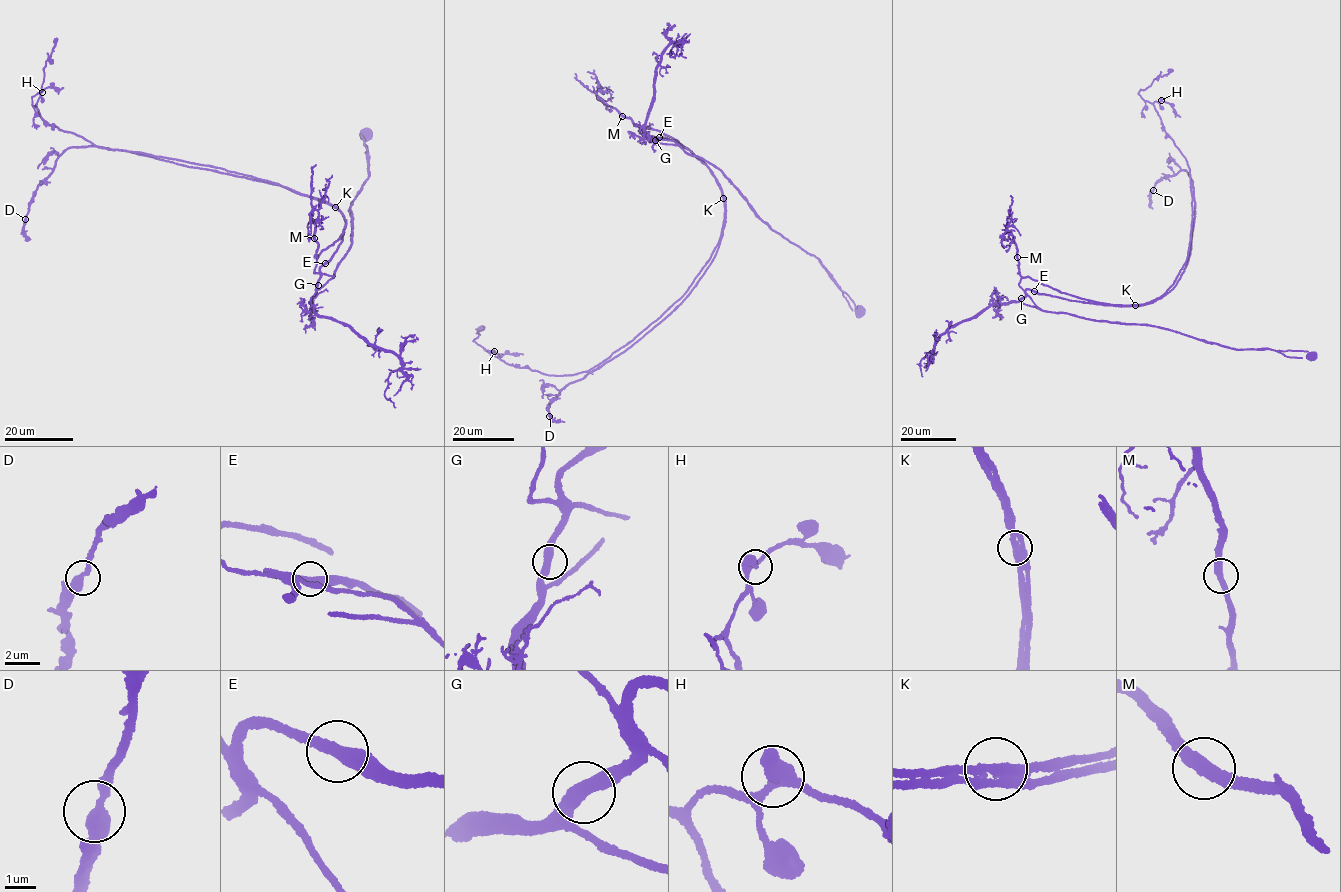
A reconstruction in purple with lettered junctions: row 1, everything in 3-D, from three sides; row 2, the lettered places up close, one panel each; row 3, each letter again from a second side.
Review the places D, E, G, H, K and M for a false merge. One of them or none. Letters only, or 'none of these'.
K

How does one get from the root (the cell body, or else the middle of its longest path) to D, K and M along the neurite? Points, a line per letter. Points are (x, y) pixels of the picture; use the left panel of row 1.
D: (366, 135), (370, 172), (335, 276), (320, 269), (342, 241), (335, 206), (143, 153), (64, 150), (25, 219)
K: (366, 135), (370, 172), (350, 207), (352, 242), (328, 276), (320, 268), (336, 252), (345, 225), (335, 207)
M: (366, 135), (361, 136), (370, 172), (351, 202), (352, 242), (335, 276), (314, 272), (314, 238)

